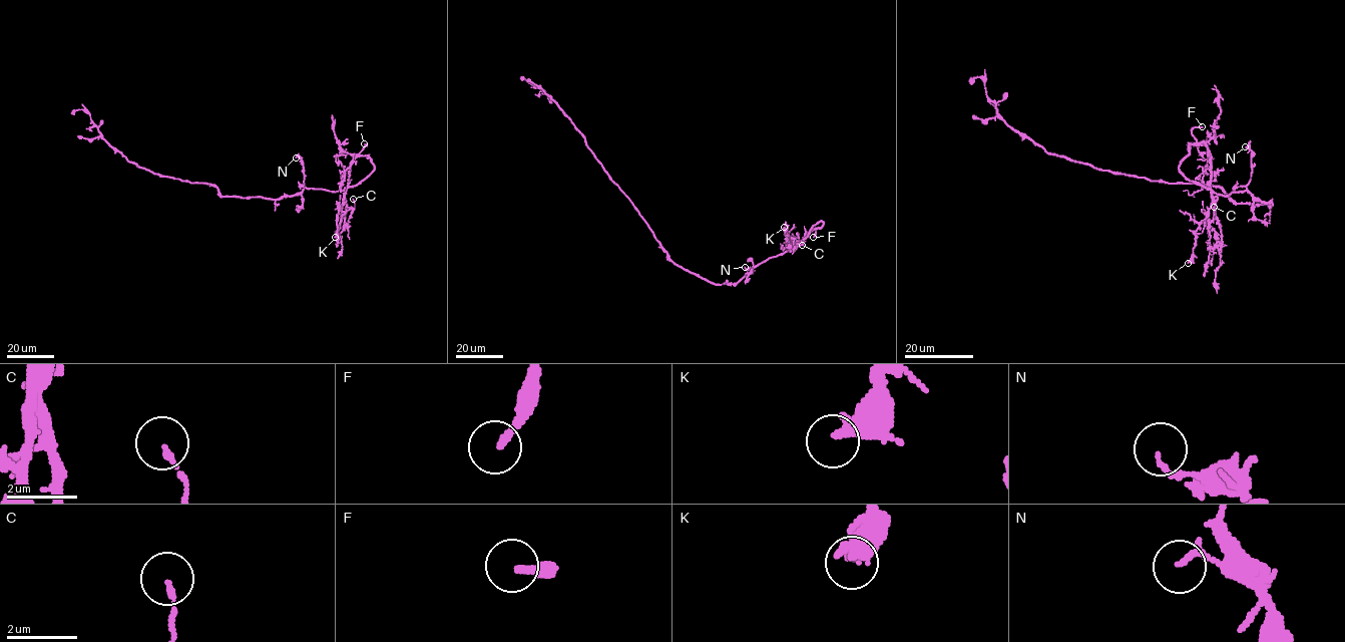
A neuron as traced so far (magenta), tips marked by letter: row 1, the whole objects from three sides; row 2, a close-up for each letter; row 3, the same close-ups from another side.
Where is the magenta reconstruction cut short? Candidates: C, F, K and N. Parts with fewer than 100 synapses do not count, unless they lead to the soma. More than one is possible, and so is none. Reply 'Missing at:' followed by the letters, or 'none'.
Missing at: F

